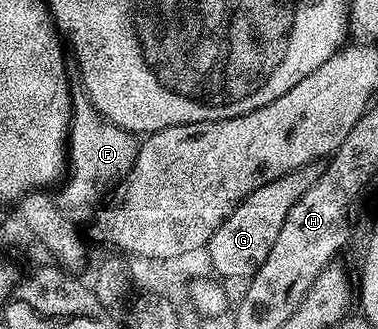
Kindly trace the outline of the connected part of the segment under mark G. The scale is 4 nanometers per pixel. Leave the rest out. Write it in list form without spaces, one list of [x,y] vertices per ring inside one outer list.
[[[322,160],[311,161],[308,165],[297,167],[281,179],[273,179],[273,183],[265,183],[265,187],[257,187],[253,195],[249,195],[231,214],[217,227],[217,231],[209,239],[205,254],[211,265],[223,277],[243,277],[250,279],[269,259],[269,251],[273,251],[273,243],[277,243],[277,235],[281,235],[281,227],[289,215],[289,207],[321,179],[325,168]]]

